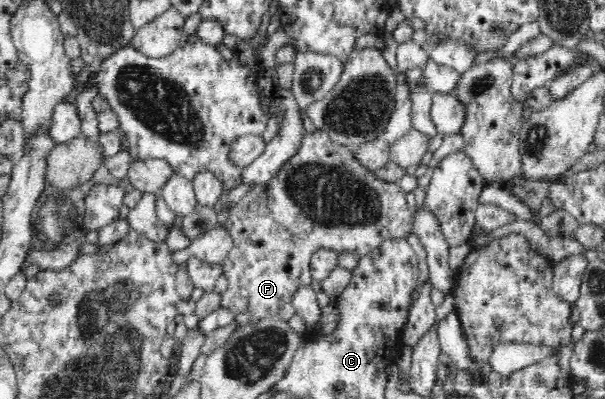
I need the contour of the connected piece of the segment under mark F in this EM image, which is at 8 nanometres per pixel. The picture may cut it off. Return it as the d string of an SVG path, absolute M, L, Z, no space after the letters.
M301 110L302 124L304 124L304 131L296 151L290 156L278 170L278 173L267 181L262 186L255 186L250 192L246 193L242 201L234 204L229 217L224 227L228 230L230 237L233 239L233 246L226 257L225 265L223 266L223 275L228 280L228 289L222 293L221 307L227 308L240 323L253 323L261 321L263 318L273 318L278 316L280 308L285 303L291 303L292 295L294 295L298 287L302 285L310 286L312 275L310 274L309 263L312 254L315 251L326 249L336 251L338 254L344 251L356 253L356 255L363 256L371 252L375 247L378 247L382 241L390 238L407 238L412 232L413 216L408 210L406 203L406 192L401 188L398 182L384 181L378 179L376 173L370 168L367 168L356 158L354 150L356 146L347 146L346 144L336 143L326 131L320 128L312 127L304 115L304 110Z

